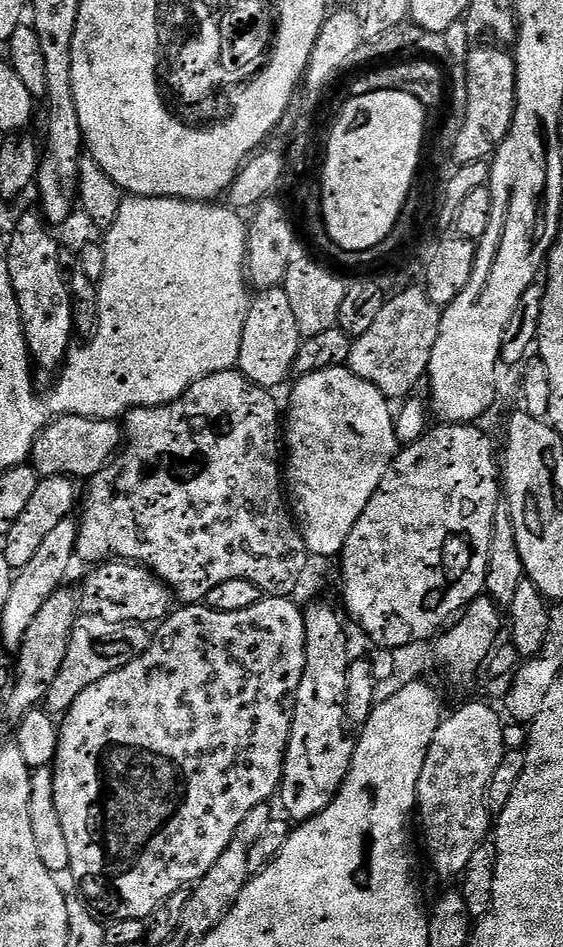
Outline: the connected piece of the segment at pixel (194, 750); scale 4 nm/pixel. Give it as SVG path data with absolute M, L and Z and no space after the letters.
M268 596L250 606L250 610L233 612L214 610L203 603L177 607L166 621L169 632L157 644L149 643L130 666L106 674L106 678L94 682L94 686L86 686L86 690L74 698L74 706L63 713L52 779L54 806L66 833L66 846L70 846L71 875L80 879L79 891L101 917L147 921L172 895L202 879L206 870L222 858L222 850L237 839L246 814L254 806L269 802L277 795L284 778L284 755L292 733L292 716L296 713L296 691L306 666L305 609L294 601L287 596Z

